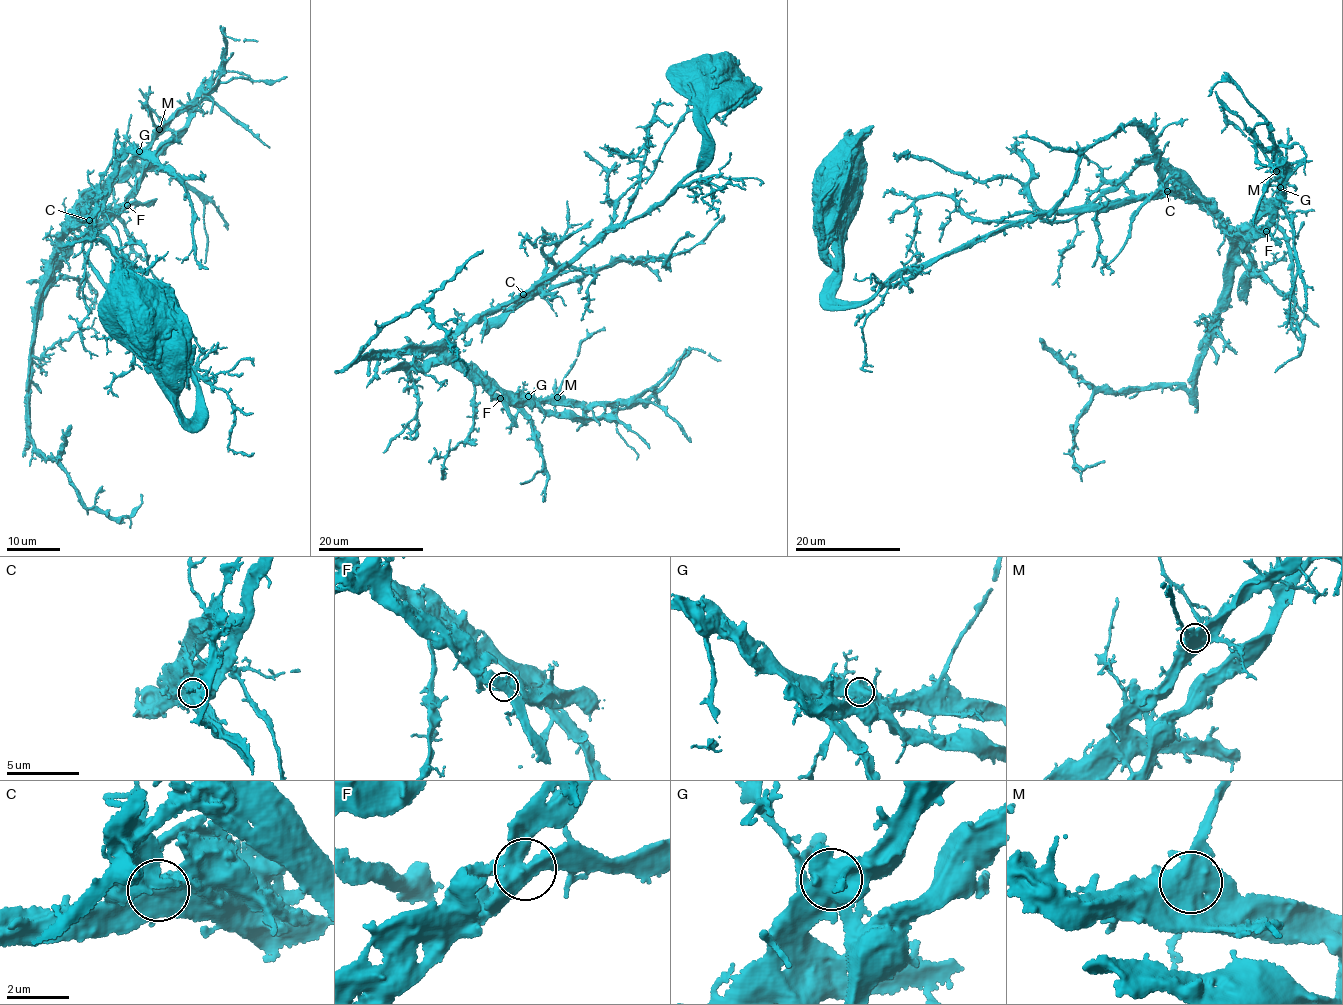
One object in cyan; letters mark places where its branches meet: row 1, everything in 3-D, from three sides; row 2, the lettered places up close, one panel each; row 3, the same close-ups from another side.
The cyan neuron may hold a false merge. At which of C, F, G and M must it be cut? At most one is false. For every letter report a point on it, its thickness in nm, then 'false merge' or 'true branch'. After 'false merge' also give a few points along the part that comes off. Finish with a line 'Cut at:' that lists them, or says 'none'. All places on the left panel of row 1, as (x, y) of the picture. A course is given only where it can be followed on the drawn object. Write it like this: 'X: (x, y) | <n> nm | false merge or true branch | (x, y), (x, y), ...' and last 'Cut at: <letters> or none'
C: (89, 220) | 600 nm | true branch
F: (127, 205) | 480 nm | true branch
G: (139, 151) | 600 nm | false merge | (138, 152), (139, 190), (73, 237), (84, 204), (98, 192), (82, 242), (104, 281), (112, 289), (117, 284)
M: (159, 129) | 550 nm | true branch
Cut at: G

